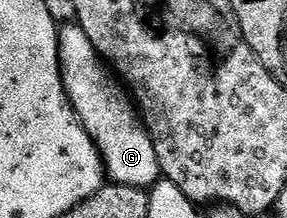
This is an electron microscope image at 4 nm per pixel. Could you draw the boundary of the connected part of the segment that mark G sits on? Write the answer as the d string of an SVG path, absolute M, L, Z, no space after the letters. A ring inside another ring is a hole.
M65 23L59 33L62 82L86 134L90 134L96 149L100 151L107 179L113 184L151 189L162 176L158 154L154 154L154 142L127 87L104 63L98 50L94 50L94 42L90 42L86 30L82 30L80 24Z

